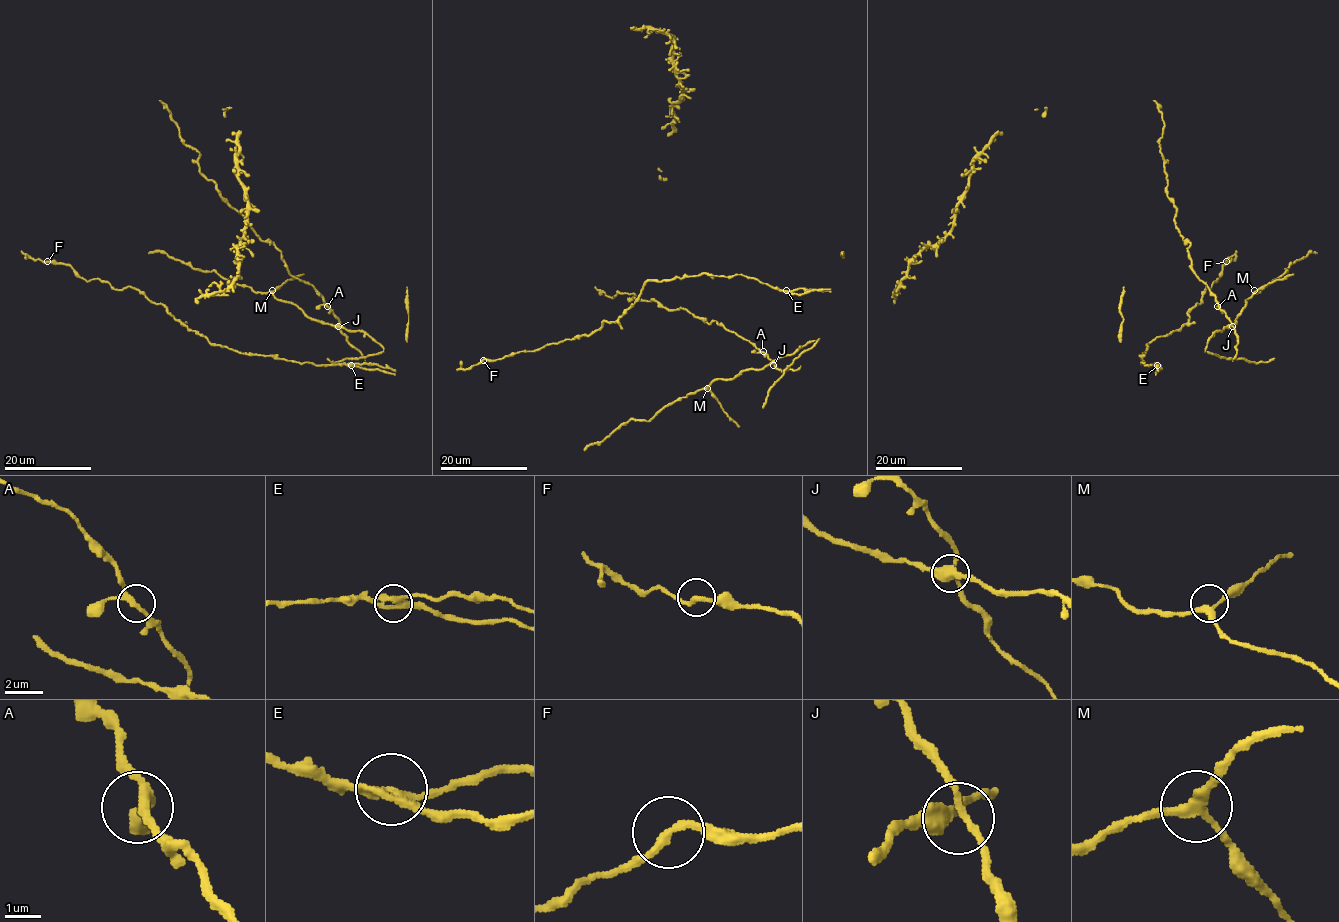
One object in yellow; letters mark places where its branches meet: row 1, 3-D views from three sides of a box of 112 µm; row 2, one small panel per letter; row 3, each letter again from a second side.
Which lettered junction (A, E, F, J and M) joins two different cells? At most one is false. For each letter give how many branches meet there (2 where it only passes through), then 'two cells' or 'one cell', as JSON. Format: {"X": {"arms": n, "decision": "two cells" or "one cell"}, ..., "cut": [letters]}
{"A": {"arms": 3, "decision": "one cell"}, "E": {"arms": 3, "decision": "two cells"}, "F": {"arms": 2, "decision": "one cell"}, "J": {"arms": 3, "decision": "one cell"}, "M": {"arms": 3, "decision": "one cell"}, "cut": ["E"]}

